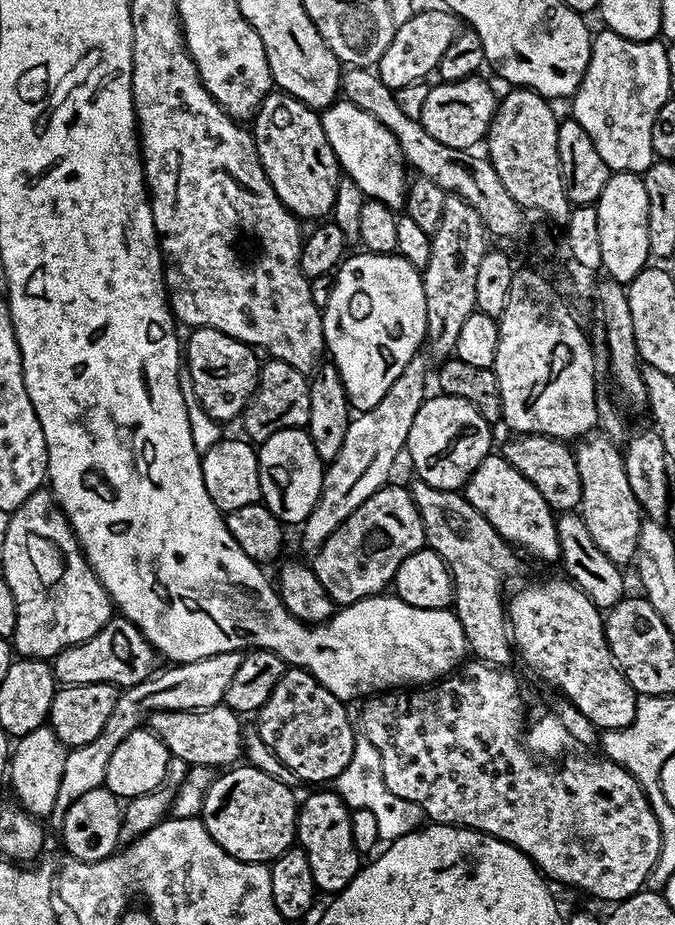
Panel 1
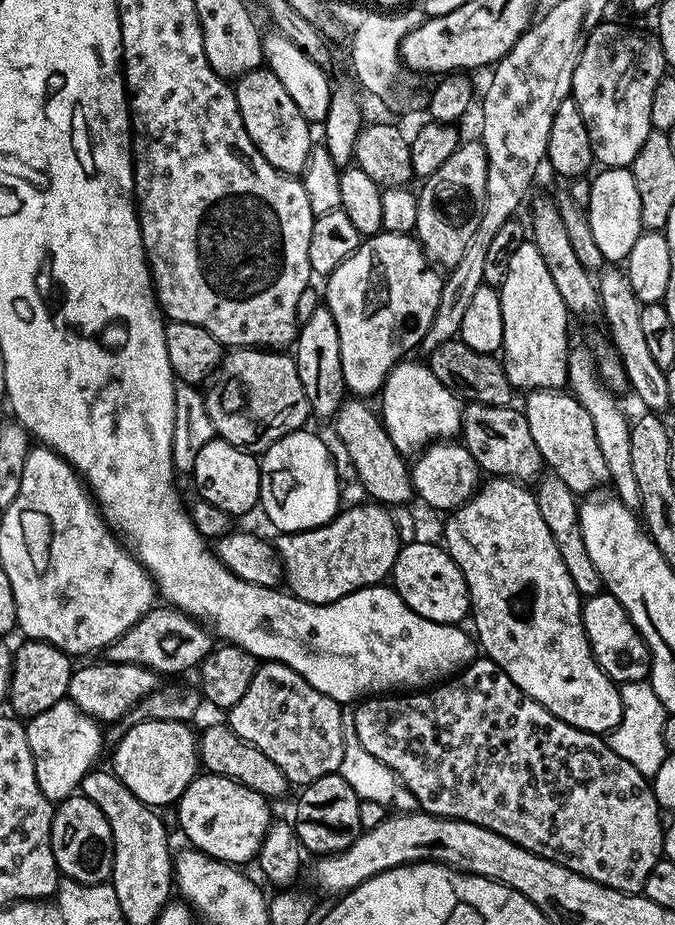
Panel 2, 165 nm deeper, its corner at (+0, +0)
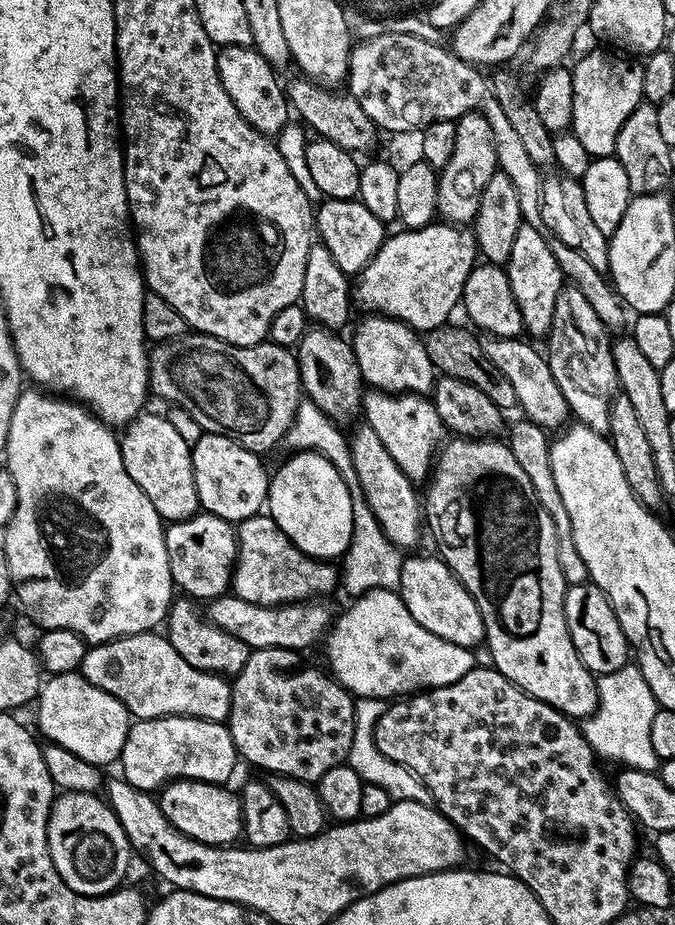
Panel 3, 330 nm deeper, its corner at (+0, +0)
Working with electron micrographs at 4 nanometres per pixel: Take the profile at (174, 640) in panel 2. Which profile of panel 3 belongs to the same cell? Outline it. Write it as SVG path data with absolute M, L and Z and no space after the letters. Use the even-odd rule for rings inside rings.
M234 594L216 597L207 605L206 616L212 623L235 638L254 648L295 648L305 650L327 637L329 628L334 623L334 612L324 602L301 602L298 604L278 604L276 607L258 606L246 602Z

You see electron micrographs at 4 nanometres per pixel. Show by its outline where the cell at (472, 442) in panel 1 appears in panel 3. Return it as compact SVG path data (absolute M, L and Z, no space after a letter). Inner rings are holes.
M368 314L365 317L356 328L356 340L351 341L354 354L358 358L360 379L365 385L389 394L431 393L438 373L430 362L430 354L426 354L426 346L416 329L390 316Z

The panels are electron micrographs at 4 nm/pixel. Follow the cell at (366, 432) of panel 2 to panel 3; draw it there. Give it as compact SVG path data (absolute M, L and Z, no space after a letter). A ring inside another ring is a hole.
M312 326L296 344L294 351L300 364L300 386L303 395L314 402L332 419L333 424L344 426L347 420L359 417L366 385L360 379L358 358L351 343L340 337L339 331Z

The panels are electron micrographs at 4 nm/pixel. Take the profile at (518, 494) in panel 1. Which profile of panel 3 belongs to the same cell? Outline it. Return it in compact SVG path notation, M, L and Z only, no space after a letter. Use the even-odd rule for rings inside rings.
M368 390L365 391L362 401L362 416L374 430L374 434L378 434L382 446L386 446L387 452L390 453L390 458L398 462L406 478L413 482L429 479L438 449L445 439L446 429L442 418L438 418L435 404L427 395L415 392L389 394L379 390Z

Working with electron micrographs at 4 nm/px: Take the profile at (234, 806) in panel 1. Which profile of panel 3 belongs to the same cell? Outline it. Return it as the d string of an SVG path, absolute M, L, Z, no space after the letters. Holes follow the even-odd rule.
M173 780L159 793L160 809L174 827L182 830L182 834L198 842L232 846L241 839L244 823L240 797L230 789L218 784L204 784L201 780Z

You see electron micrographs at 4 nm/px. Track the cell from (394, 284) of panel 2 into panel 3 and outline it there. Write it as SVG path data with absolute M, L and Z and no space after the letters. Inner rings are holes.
M433 222L424 228L400 230L397 236L389 235L383 246L374 254L372 261L359 273L354 296L368 307L367 311L381 316L390 316L416 329L417 333L426 334L431 328L440 328L449 323L452 311L457 311L464 298L466 278L478 263L476 237L467 227Z

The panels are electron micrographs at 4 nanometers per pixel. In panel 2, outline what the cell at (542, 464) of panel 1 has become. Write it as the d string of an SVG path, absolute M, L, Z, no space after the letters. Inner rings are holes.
M469 403L464 408L462 443L464 447L470 450L470 454L474 454L474 462L480 467L481 473L487 474L492 478L536 482L541 479L542 473L546 468L542 454L538 450L538 445L534 443L534 438L530 434L530 426L526 426L524 413L516 406L503 408L502 406Z

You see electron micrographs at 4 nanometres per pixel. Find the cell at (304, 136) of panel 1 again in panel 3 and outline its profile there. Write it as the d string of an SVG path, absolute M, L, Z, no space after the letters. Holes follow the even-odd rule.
M230 46L220 48L216 54L216 65L222 86L226 94L230 94L230 102L238 106L238 114L254 126L262 135L269 138L276 138L276 135L288 124L290 116L290 105L285 95L285 85L280 84L276 77L277 69L262 58L262 54L256 51L255 47Z

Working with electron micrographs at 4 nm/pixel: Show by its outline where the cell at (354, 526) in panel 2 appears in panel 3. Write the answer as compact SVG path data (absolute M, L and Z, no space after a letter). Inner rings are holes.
M257 514L239 521L236 528L236 567L232 569L230 588L238 598L254 602L258 606L274 608L278 604L312 602L338 588L338 568L335 563L308 556L282 532L271 516Z

